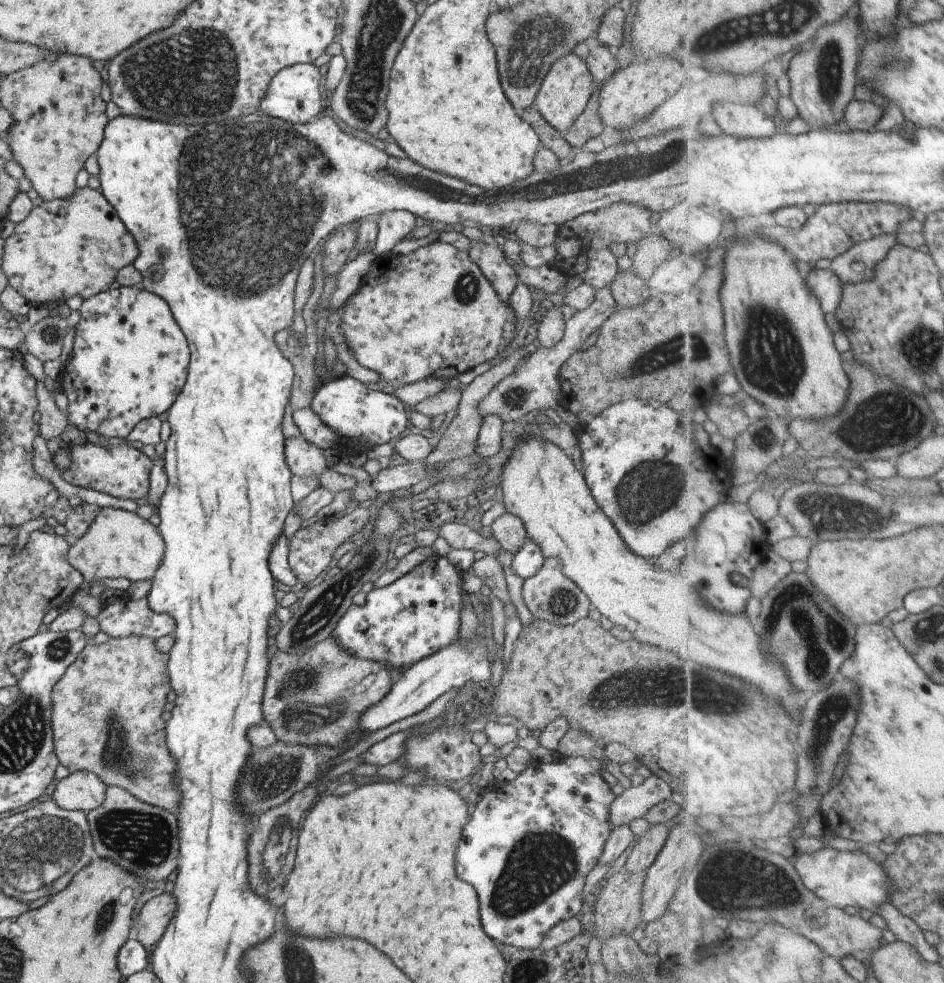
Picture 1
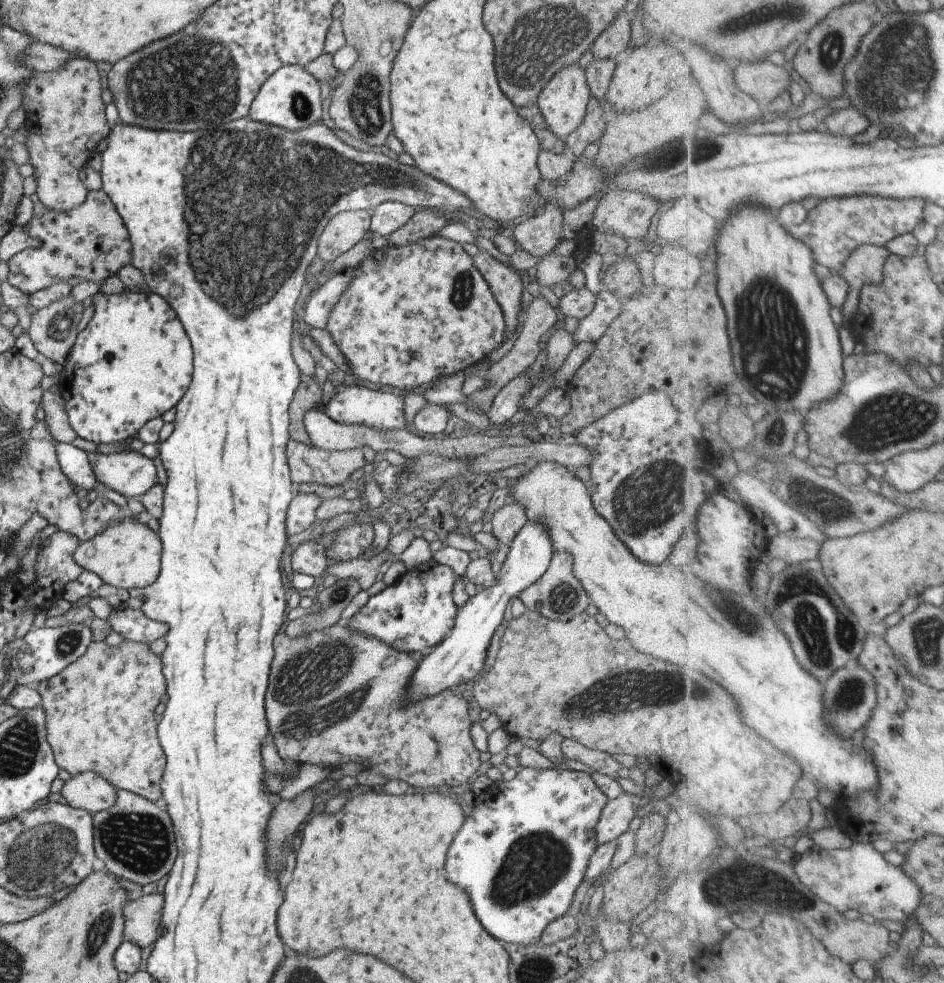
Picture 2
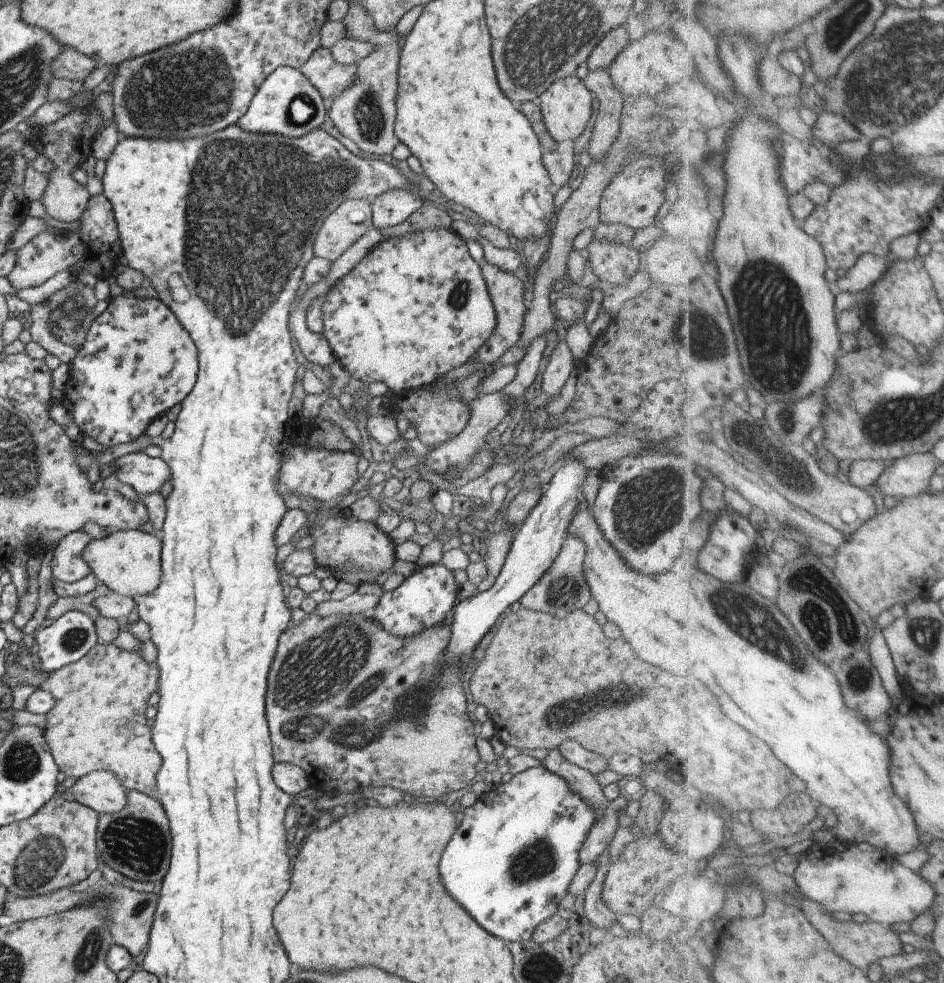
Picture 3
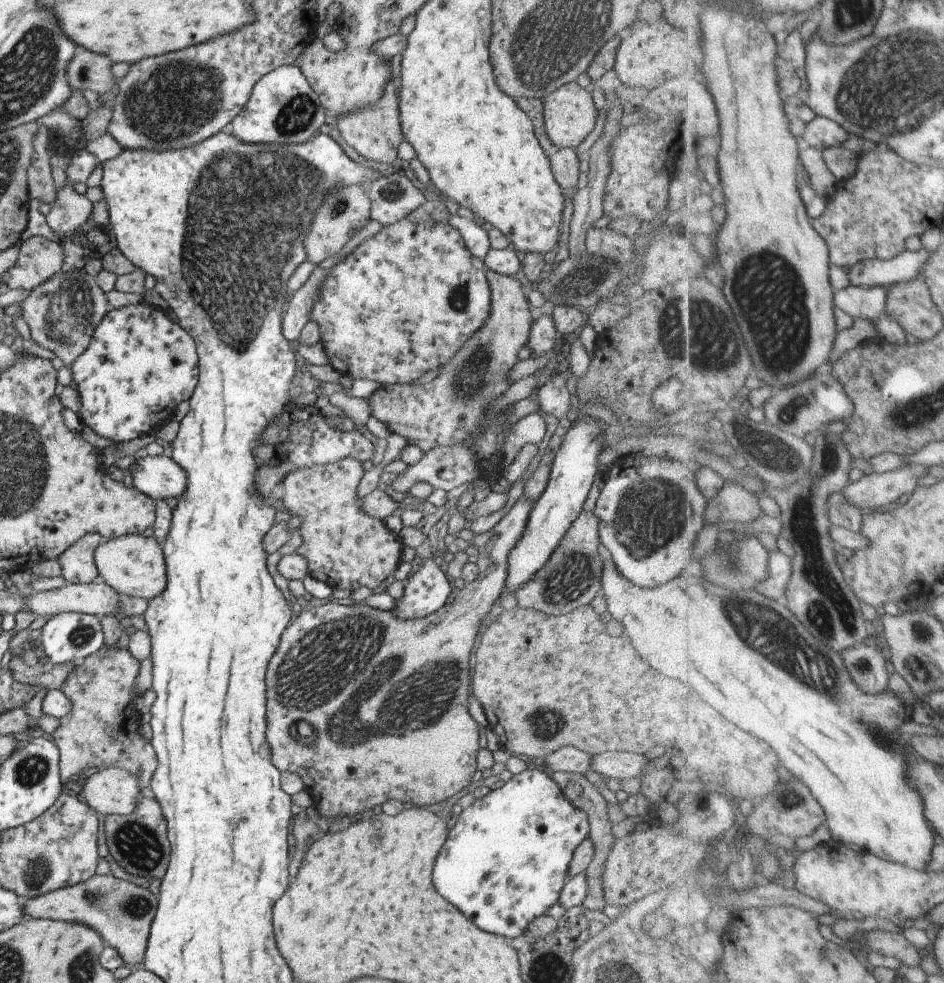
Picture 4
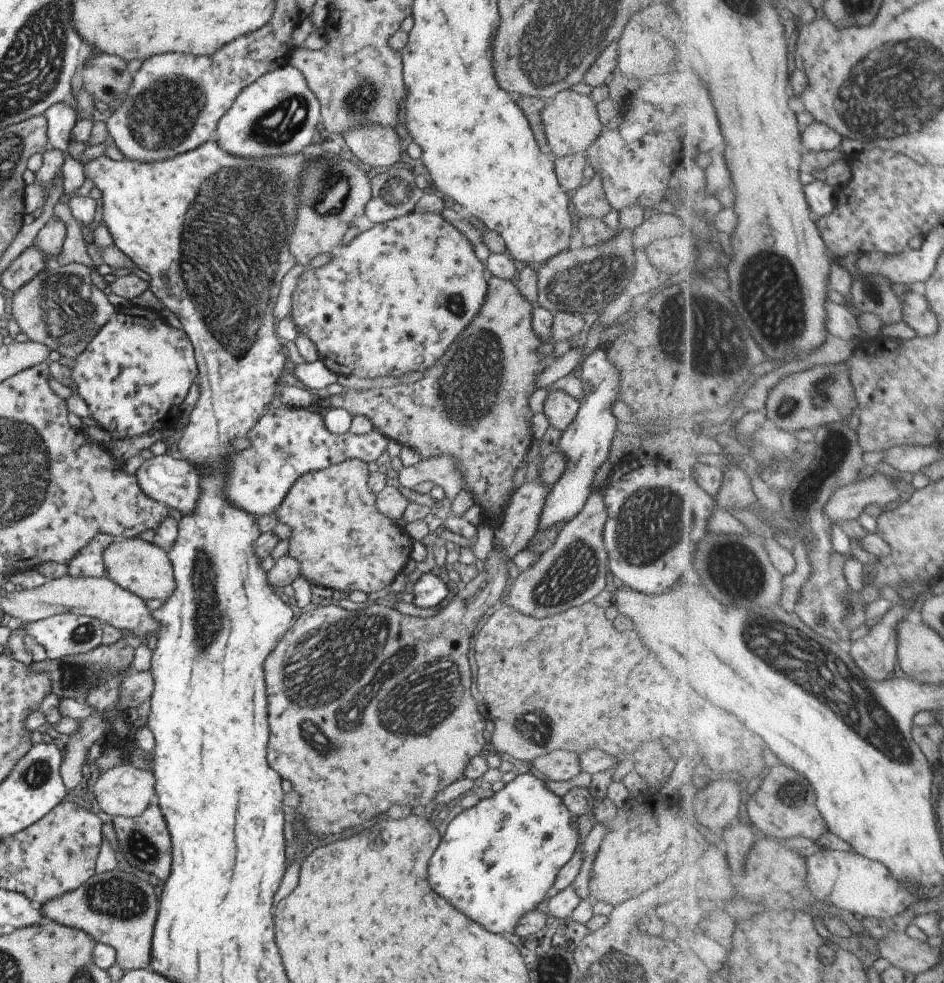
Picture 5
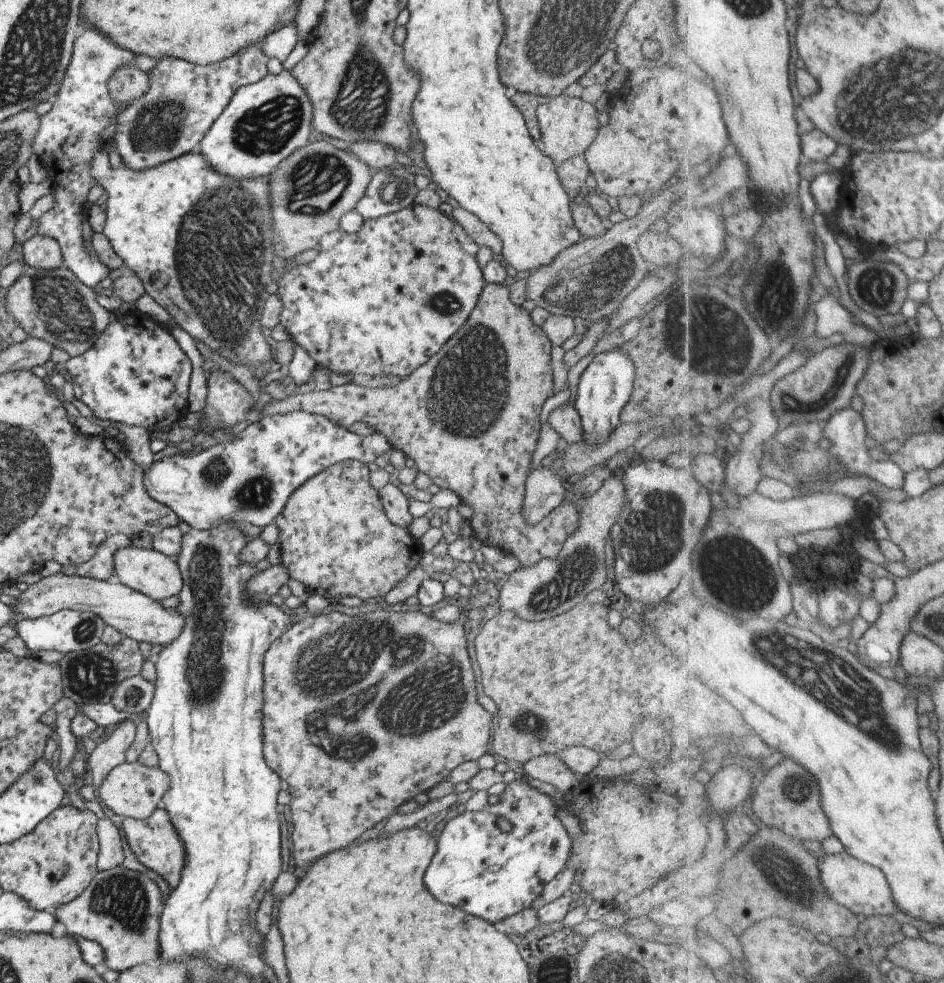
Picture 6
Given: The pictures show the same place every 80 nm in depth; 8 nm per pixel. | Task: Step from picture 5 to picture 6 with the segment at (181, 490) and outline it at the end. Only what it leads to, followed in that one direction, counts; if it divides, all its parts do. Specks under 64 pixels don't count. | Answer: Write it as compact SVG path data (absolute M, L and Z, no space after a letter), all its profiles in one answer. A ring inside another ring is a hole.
M301 410L248 421L233 431L231 438L224 442L212 440L192 455L174 455L153 462L143 474L143 486L147 494L167 506L178 520L195 530L209 530L223 522L233 526L245 522L263 528L274 523L291 492L307 482L311 476L343 460L355 460L367 465L389 449L388 442L380 433L357 436L319 414Z

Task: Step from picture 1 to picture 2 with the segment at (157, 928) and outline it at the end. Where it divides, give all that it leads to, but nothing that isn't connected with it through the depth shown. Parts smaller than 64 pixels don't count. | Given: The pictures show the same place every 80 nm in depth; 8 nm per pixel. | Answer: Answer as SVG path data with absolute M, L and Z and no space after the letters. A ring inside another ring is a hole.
M145 894L123 904L123 932L121 938L125 942L133 942L133 946L143 949L155 942L155 932L159 926L159 914L163 906L161 894Z

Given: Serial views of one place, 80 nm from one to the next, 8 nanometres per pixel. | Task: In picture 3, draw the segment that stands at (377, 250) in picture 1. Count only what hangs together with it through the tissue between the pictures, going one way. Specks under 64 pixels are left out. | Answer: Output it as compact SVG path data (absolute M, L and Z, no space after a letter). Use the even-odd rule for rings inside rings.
M407 186L385 190L370 201L370 221L379 231L389 226L400 225L412 212L421 206L423 200Z

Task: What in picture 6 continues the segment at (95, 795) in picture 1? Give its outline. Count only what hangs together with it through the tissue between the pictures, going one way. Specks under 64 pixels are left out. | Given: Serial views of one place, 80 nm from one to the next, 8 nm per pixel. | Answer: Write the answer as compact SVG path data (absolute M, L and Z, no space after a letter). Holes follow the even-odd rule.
M125 762L115 766L98 786L96 791L101 802L124 818L145 819L153 810L163 806L163 794L167 790L167 776L158 767L143 766L136 762Z

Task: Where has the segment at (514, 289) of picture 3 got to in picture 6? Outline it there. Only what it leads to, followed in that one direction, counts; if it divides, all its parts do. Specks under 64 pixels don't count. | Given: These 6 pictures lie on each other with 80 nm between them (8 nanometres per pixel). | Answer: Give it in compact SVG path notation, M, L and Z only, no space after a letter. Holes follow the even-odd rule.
M484 284L479 299L467 320L461 324L461 327L455 334L451 334L447 338L447 342L437 350L437 354L433 354L427 362L421 364L417 369L413 369L411 374L405 377L401 377L401 380L395 386L391 388L385 386L376 386L373 388L366 388L365 386L356 386L355 384L347 383L340 386L329 386L324 390L318 390L317 388L307 393L295 394L295 396L286 396L283 399L276 399L265 397L253 410L253 415L250 417L250 421L263 418L263 416L269 416L273 414L285 414L287 412L303 411L309 414L319 414L326 420L329 420L333 424L337 424L338 427L347 429L354 422L363 422L369 428L372 428L375 433L380 433L388 442L389 447L401 451L403 455L410 458L415 462L417 469L423 474L427 475L431 479L431 483L437 485L441 489L449 489L453 491L460 501L472 510L472 514L469 517L469 526L472 531L472 537L479 540L483 545L493 546L499 548L504 553L509 554L509 557L515 557L519 562L518 568L529 568L533 564L537 564L541 558L555 558L563 542L567 540L567 536L571 532L575 532L575 526L577 526L577 518L579 518L579 505L583 498L587 498L597 492L601 487L601 484L609 478L610 471L607 468L597 468L593 472L585 474L583 478L575 480L567 485L567 496L561 503L549 512L545 518L541 518L539 522L535 524L527 524L523 514L521 514L521 504L523 504L523 498L525 498L525 480L529 472L531 456L535 450L537 438L540 430L540 410L545 400L553 394L553 378L550 368L550 349L551 344L547 342L545 334L543 334L541 327L533 325L530 320L530 314L527 310L523 310L521 306L515 306L509 302L508 288L499 284Z

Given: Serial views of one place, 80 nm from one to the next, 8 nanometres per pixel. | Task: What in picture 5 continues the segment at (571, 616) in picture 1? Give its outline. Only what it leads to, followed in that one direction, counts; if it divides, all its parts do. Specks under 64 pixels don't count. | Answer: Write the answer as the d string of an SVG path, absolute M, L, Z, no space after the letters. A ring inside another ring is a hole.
M603 488L589 494L581 510L563 525L551 548L538 556L529 568L519 570L514 582L506 589L507 608L513 608L523 616L545 618L592 601L603 591L607 574L611 574L603 545L603 528L607 520L603 494Z

